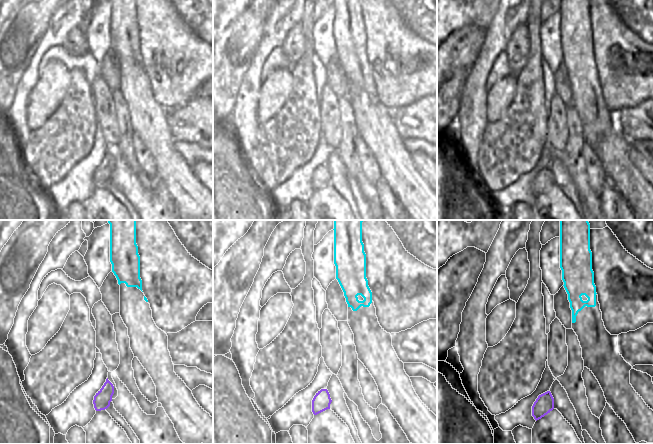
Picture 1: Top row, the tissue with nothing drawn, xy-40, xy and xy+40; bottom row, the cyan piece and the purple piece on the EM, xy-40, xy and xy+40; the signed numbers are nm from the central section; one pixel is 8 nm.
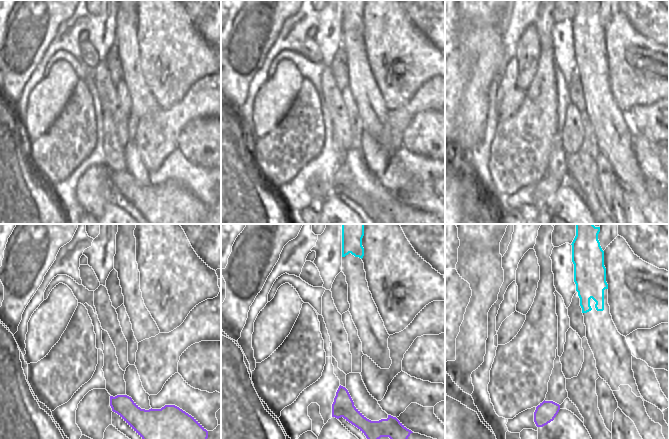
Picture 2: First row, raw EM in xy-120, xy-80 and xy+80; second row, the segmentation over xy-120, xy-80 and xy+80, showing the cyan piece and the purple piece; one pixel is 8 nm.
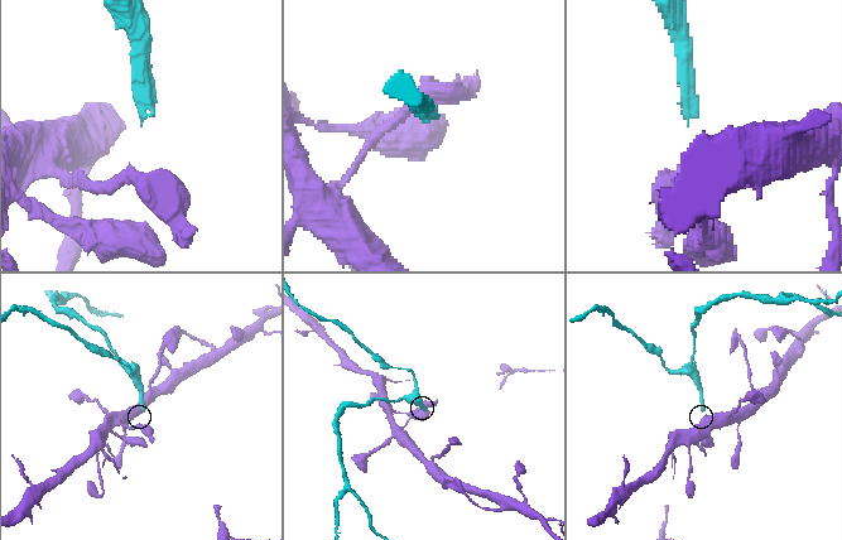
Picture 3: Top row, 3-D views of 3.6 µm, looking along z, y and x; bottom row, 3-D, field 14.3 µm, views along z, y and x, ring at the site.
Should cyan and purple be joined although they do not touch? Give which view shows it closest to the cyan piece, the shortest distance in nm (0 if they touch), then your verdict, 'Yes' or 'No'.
Closest in xy+40. Distance 600 nm. No.

